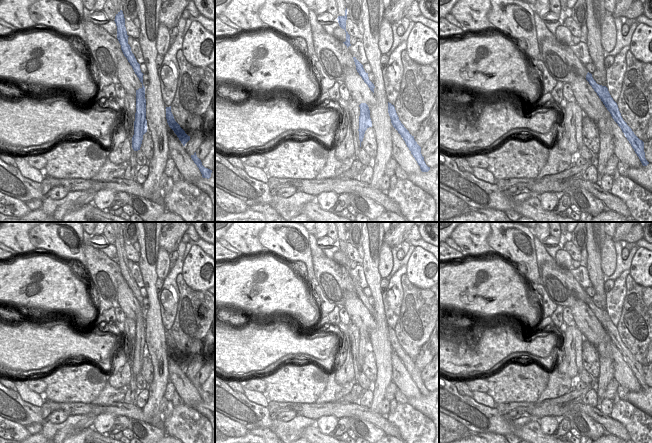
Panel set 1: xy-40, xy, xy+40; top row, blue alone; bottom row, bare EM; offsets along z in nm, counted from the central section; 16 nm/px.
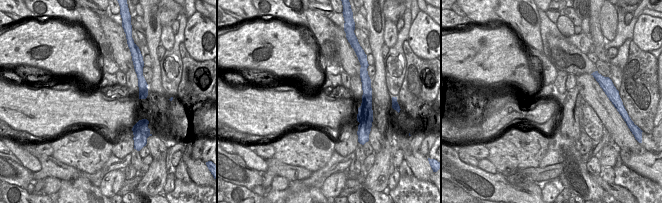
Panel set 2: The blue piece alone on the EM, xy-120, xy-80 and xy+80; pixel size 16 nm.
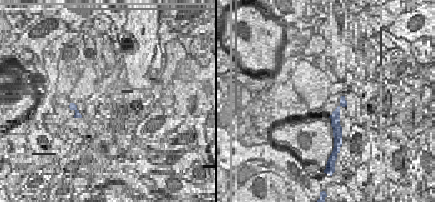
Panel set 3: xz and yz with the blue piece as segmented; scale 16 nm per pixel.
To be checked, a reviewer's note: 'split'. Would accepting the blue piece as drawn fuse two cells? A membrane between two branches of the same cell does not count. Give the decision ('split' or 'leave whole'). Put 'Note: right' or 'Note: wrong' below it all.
split
Note: right

